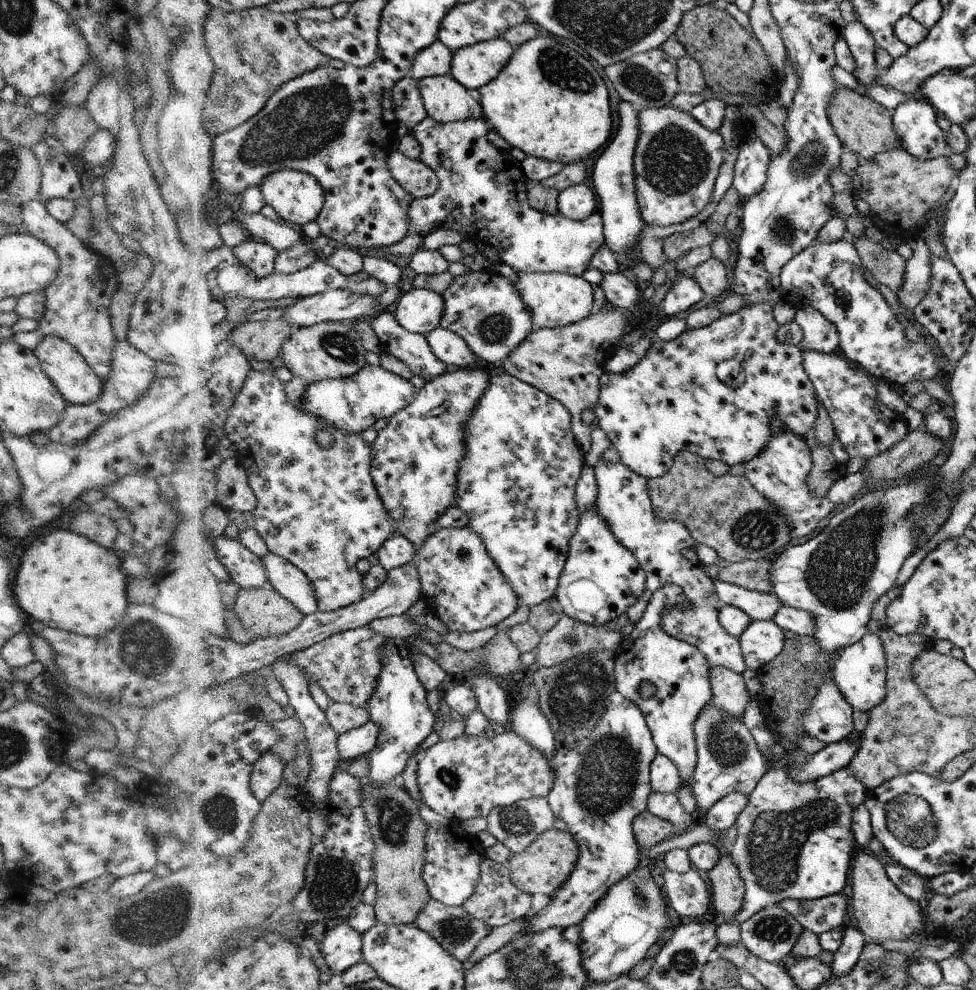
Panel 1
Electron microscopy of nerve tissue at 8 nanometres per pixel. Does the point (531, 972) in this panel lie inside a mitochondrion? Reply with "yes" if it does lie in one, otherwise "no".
yes

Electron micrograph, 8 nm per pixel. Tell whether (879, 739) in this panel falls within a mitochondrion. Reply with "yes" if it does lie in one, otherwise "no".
no

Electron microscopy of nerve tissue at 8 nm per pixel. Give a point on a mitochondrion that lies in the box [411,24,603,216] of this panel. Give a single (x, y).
(555, 65)

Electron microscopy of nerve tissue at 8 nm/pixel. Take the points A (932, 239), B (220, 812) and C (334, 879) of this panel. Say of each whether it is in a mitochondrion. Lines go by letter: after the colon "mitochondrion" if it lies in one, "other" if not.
A: other
B: mitochondrion
C: mitochondrion

